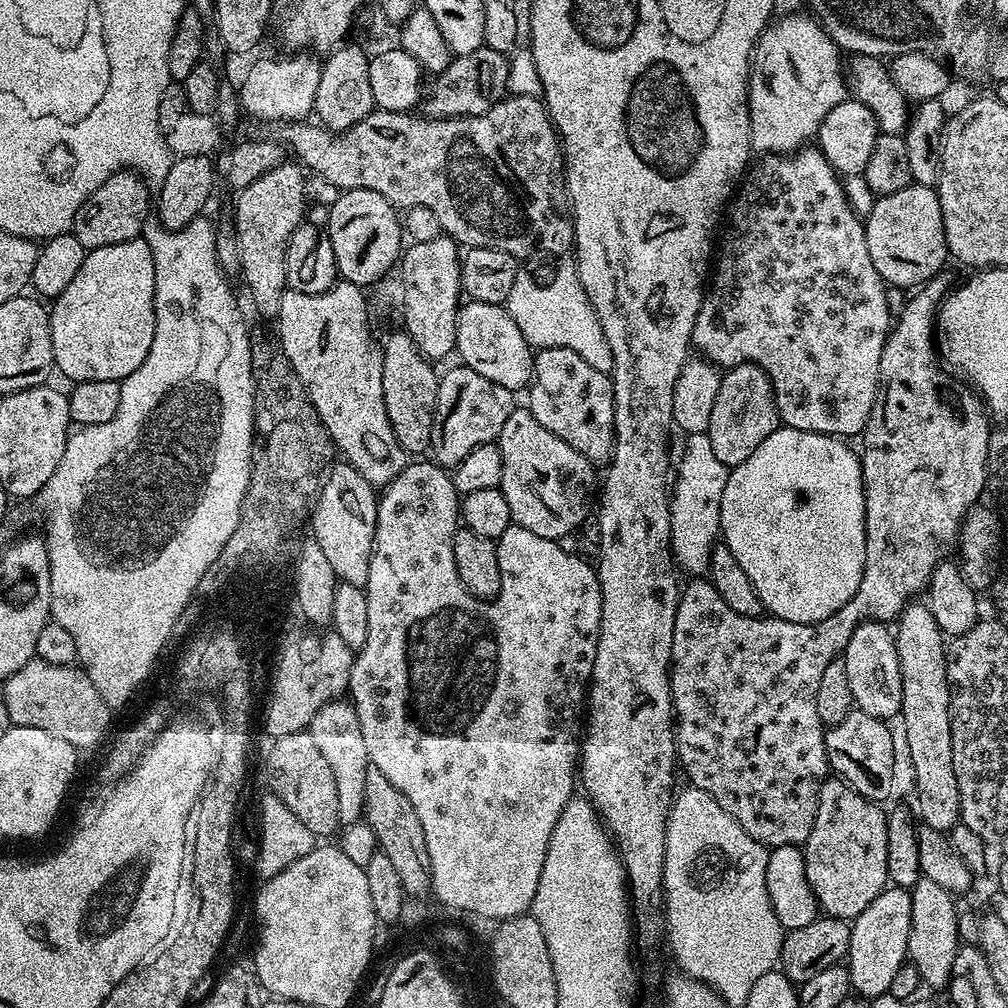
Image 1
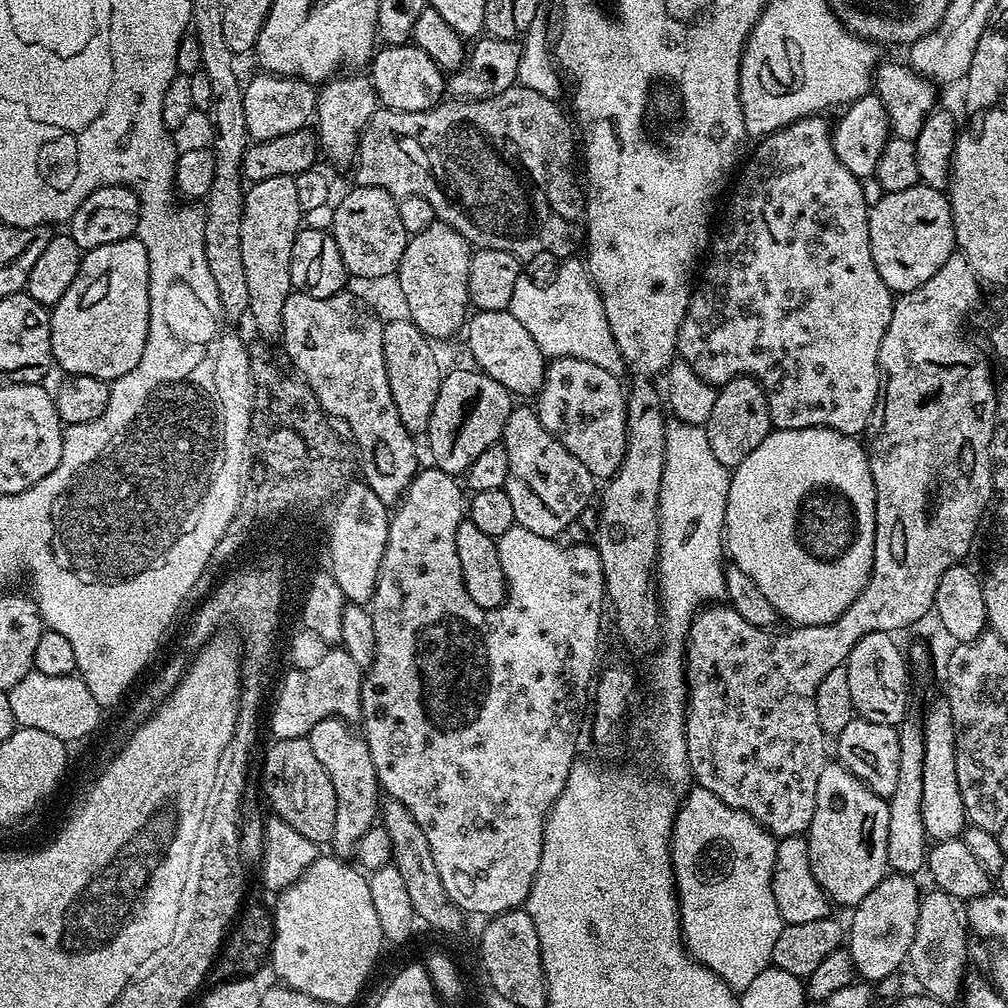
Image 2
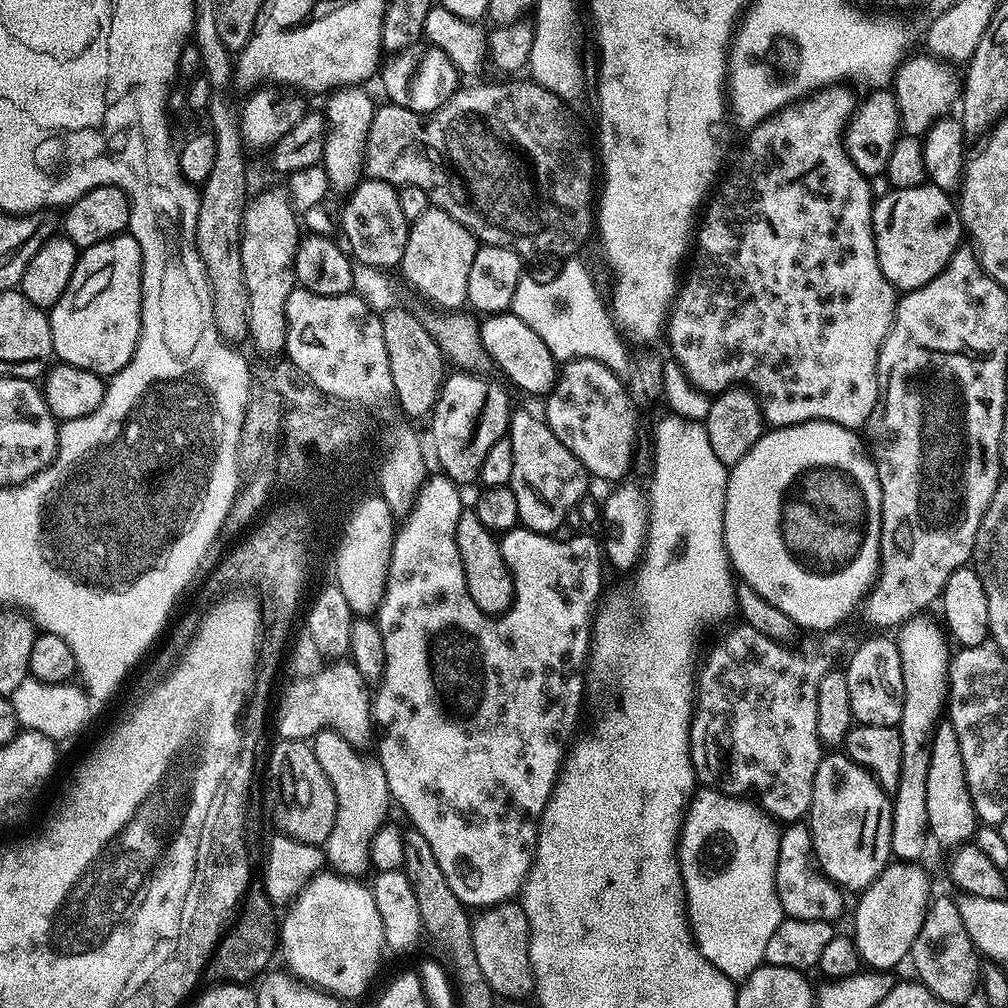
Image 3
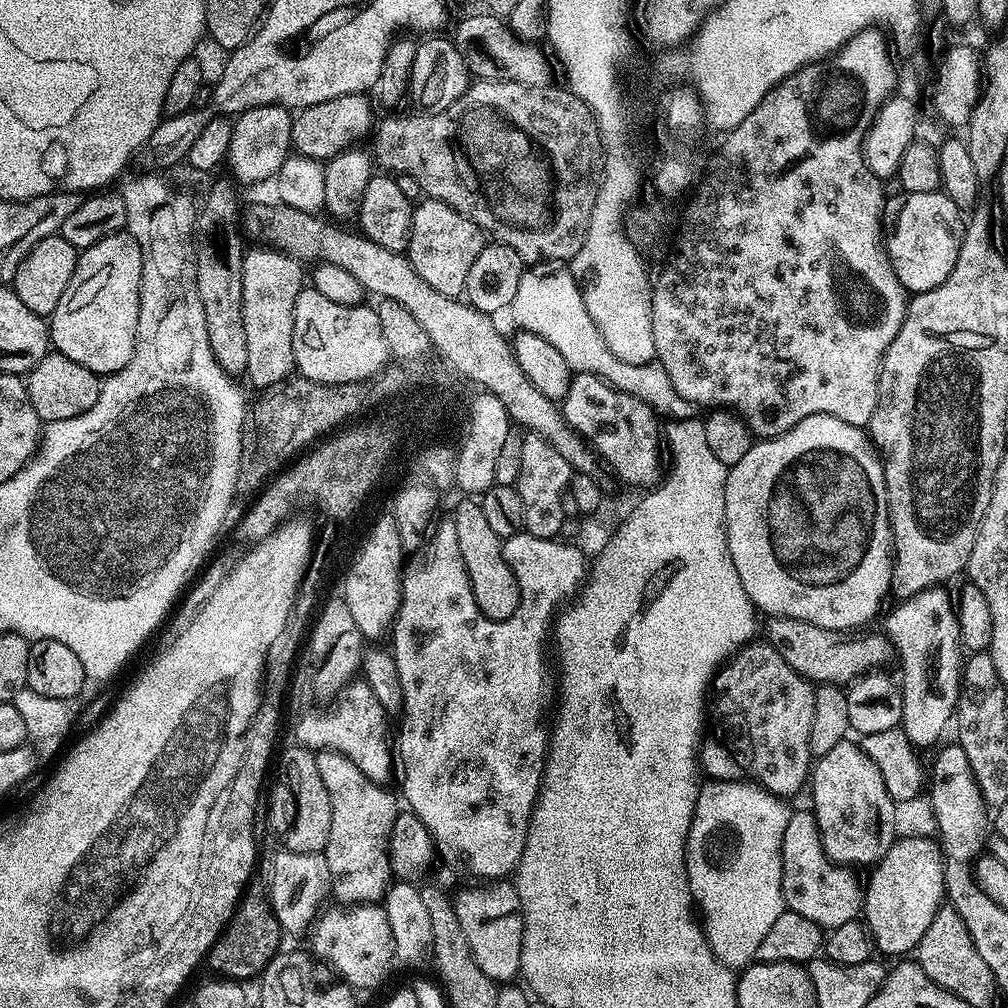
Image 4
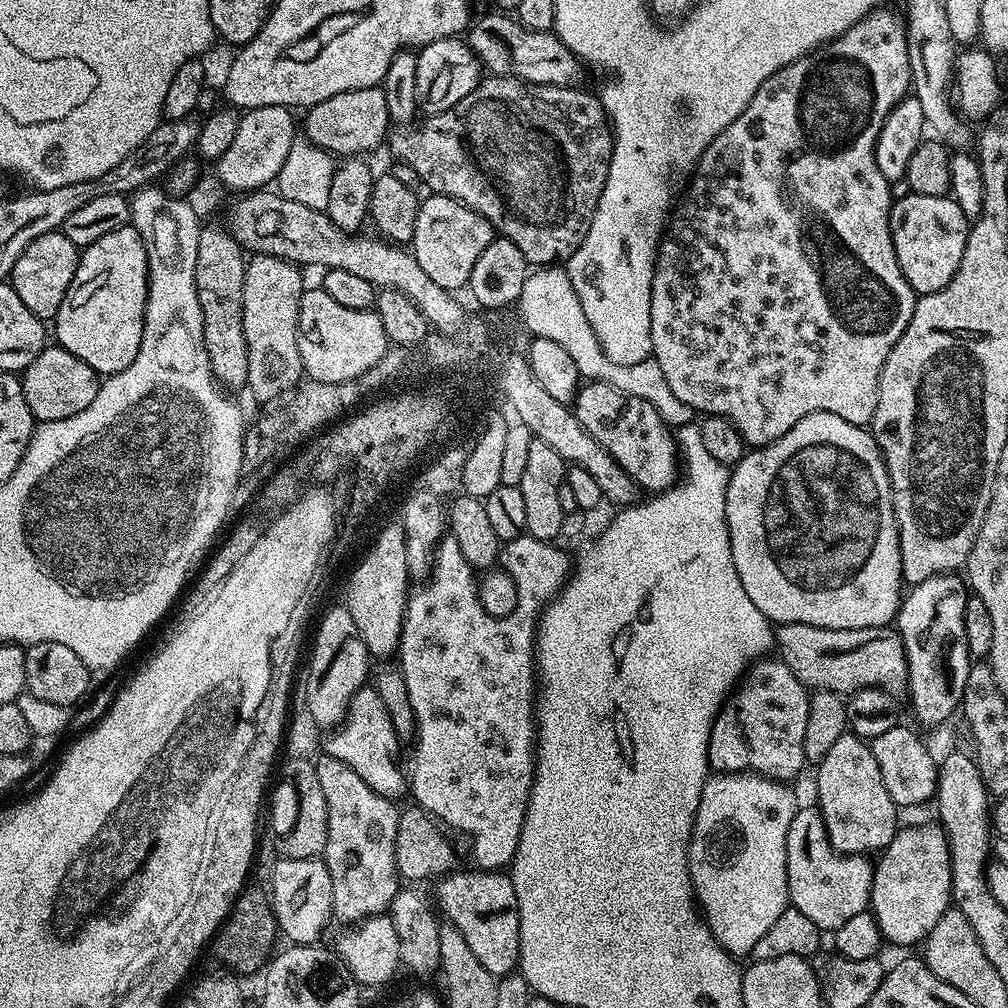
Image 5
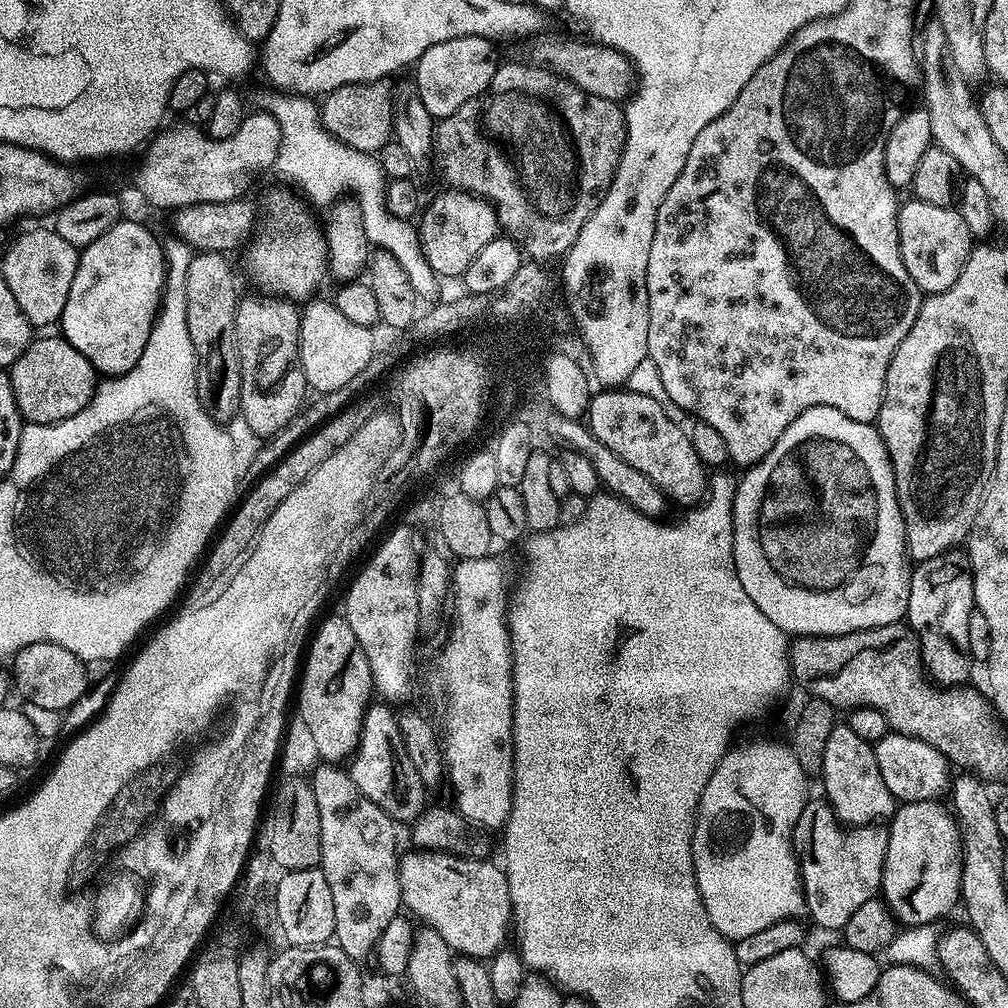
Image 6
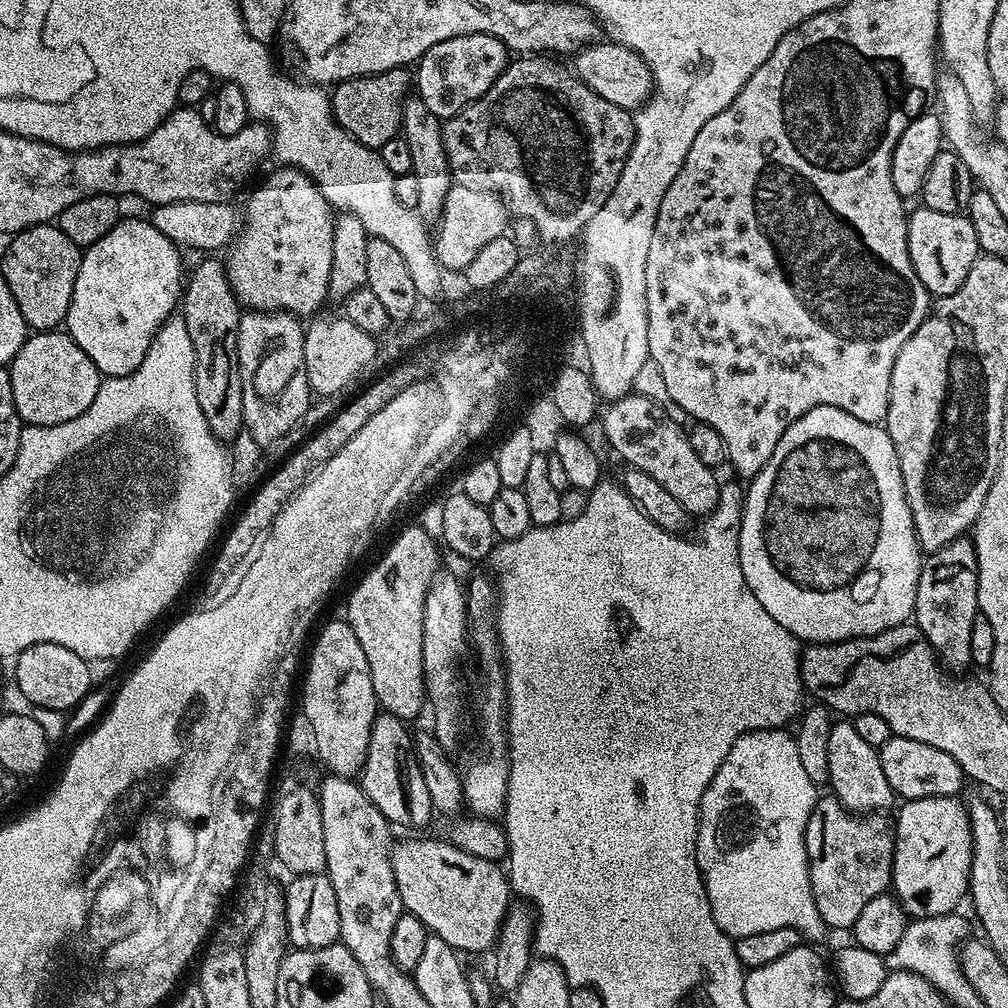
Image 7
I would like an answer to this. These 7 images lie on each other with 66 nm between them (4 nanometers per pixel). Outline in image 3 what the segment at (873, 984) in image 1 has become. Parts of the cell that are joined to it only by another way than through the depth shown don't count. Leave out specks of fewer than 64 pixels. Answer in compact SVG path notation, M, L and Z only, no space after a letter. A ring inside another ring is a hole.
M890 862L878 878L859 893L854 939L861 961L869 969L892 970L896 968L895 964L909 959L914 938L918 938L918 930L922 930L922 922L934 896L928 872L920 867L924 866L916 862Z

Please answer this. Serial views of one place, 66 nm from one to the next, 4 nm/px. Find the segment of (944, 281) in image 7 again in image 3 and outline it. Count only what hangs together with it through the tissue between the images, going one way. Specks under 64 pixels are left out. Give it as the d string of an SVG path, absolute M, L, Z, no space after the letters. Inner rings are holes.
M925 182L922 186L910 186L889 190L885 196L879 197L872 206L872 229L878 254L878 266L882 274L892 283L892 287L901 293L912 292L918 286L926 286L950 262L950 258L961 247L962 225L957 201L951 195L938 190Z

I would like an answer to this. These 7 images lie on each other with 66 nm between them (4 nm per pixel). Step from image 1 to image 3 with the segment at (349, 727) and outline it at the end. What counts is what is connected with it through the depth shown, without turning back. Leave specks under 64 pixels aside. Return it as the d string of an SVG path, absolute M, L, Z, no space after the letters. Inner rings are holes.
M331 730L317 732L311 737L314 758L318 758L318 766L330 778L330 786L334 786L336 799L336 817L334 830L330 830L330 838L326 845L326 860L331 871L349 878L363 877L363 872L371 869L372 843L378 830L389 819L388 783L379 759L372 760L361 749L356 748L346 738Z

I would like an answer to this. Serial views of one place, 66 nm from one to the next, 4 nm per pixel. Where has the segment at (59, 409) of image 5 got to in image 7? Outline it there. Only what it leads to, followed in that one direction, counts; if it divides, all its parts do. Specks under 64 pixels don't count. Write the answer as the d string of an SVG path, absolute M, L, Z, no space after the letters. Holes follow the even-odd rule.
M40 330L24 341L8 368L8 377L12 401L21 421L28 426L49 428L70 422L78 418L78 414L90 410L90 402L94 402L94 394L98 394L102 373L67 331Z

